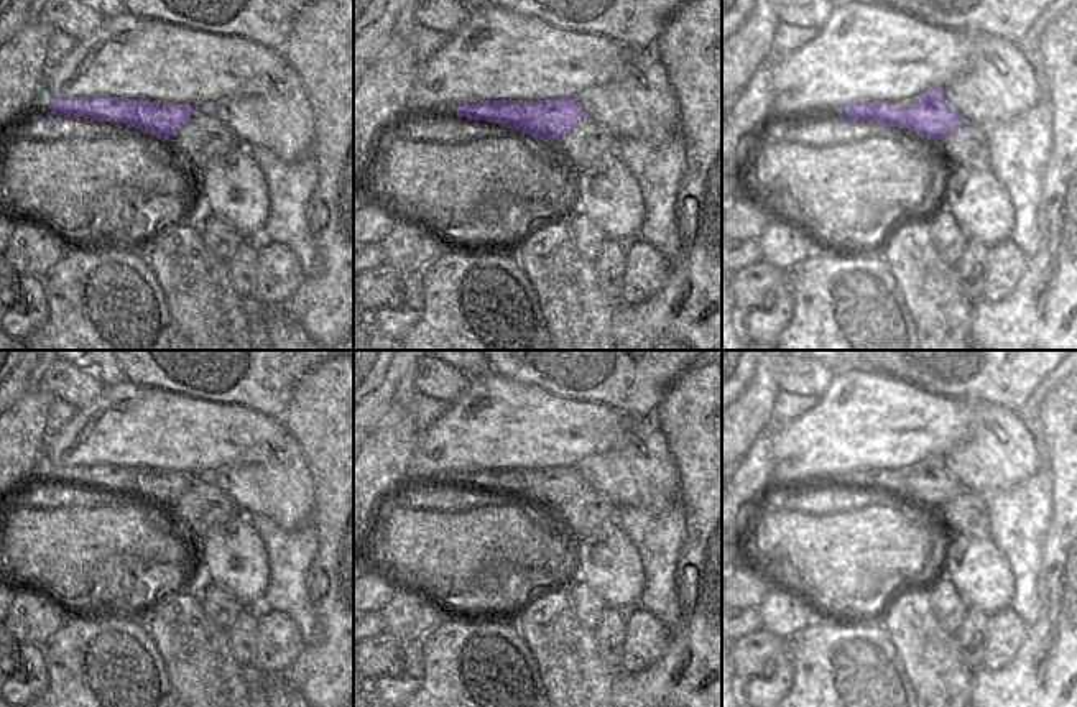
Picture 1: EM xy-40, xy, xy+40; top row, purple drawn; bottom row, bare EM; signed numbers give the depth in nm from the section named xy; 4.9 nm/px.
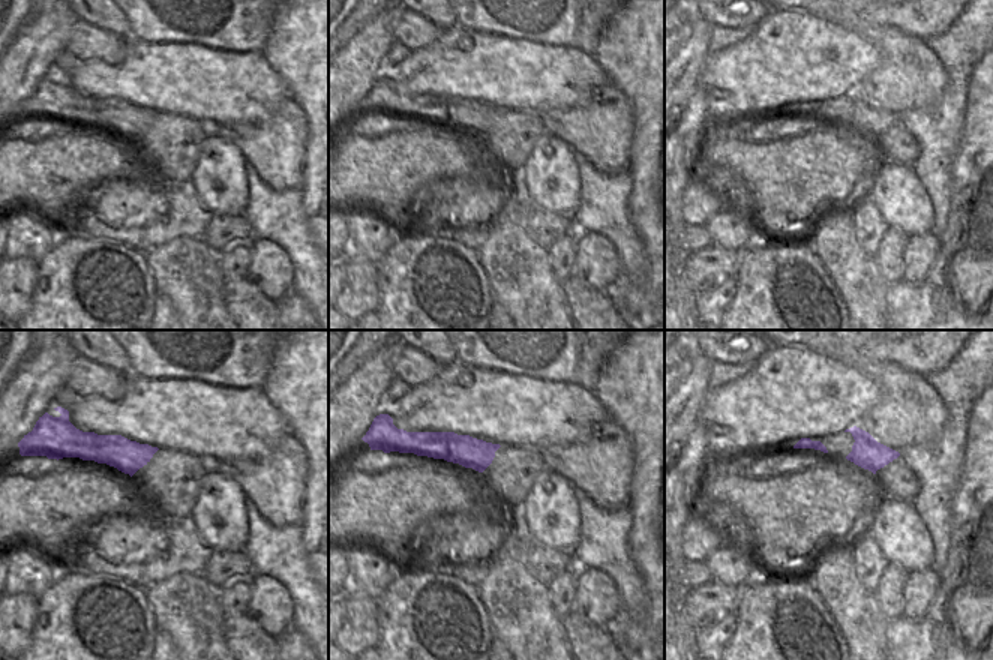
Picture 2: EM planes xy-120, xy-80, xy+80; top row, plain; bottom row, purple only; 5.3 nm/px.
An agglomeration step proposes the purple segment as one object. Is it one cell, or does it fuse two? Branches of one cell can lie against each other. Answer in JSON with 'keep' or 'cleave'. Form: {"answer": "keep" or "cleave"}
{"answer": "cleave"}

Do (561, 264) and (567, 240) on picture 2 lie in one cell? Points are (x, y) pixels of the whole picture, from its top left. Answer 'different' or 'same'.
same

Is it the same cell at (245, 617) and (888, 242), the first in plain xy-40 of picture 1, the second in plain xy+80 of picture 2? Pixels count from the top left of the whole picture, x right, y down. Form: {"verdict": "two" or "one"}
{"verdict": "one"}

